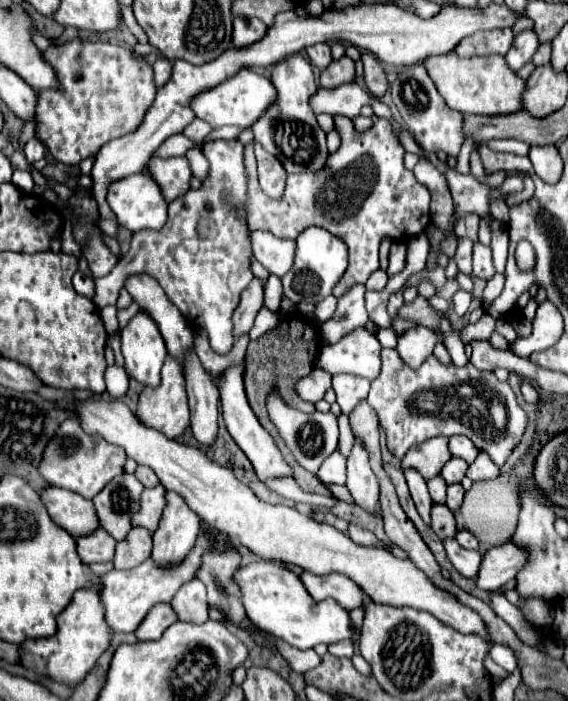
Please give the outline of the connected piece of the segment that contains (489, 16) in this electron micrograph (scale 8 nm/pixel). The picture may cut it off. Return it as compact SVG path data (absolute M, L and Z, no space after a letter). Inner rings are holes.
M361 3L361 7L345 7L345 11L325 11L321 17L311 17L307 13L297 13L297 11L283 11L277 13L277 19L273 23L273 27L267 29L265 39L243 47L243 49L235 49L229 47L227 51L223 51L223 55L219 55L219 59L213 59L205 65L191 65L185 63L181 59L173 61L173 73L171 79L157 89L157 97L153 101L153 105L147 109L143 123L129 135L123 135L119 139L113 139L109 143L105 143L97 157L95 157L95 165L91 171L93 177L93 195L99 203L99 209L107 209L107 185L111 181L129 177L137 171L143 171L151 159L151 153L171 135L181 133L193 119L193 109L191 103L193 99L201 93L207 91L219 83L223 83L225 79L233 77L237 71L247 69L247 67L267 67L267 65L275 65L281 59L295 55L299 51L303 51L305 47L313 45L313 43L321 43L321 41L335 41L335 39L343 39L359 49L365 49L369 53L373 53L377 59L391 63L391 65L401 65L401 67L409 67L413 63L421 63L423 59L431 57L431 55L441 55L441 53L449 53L453 51L453 47L467 35L475 33L477 29L501 29L501 27L511 27L515 23L515 13L511 13L511 9L507 9L505 5L495 5L491 3L485 9L463 9L463 7L443 7L435 17L431 19L421 19L409 11L403 11L395 5L367 5Z

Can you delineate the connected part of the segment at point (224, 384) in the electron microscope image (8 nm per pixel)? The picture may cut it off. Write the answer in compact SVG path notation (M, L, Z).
M237 363L229 369L225 369L225 375L221 375L219 379L219 391L221 391L221 409L223 409L223 419L225 419L225 427L231 433L231 437L235 439L235 443L243 449L243 453L249 457L249 461L253 463L257 477L261 481L265 481L267 477L283 477L283 475L291 475L289 465L283 461L281 453L277 451L273 437L259 425L257 417L253 415L247 395L245 395L245 385L241 375L245 373L245 363Z

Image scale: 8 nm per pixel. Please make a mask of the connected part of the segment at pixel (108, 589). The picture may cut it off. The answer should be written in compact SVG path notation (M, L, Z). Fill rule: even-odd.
M205 531L199 533L197 537L197 545L193 547L193 551L187 555L185 563L179 563L173 569L161 569L157 567L151 559L147 559L145 563L141 563L135 569L129 571L119 571L119 569L111 569L109 573L105 573L101 577L101 591L99 591L99 599L105 607L105 621L109 623L111 631L125 631L125 633L133 633L137 631L137 627L143 623L145 615L149 613L149 609L161 601L171 601L171 597L177 593L177 589L185 583L191 581L201 565L201 553L209 547L211 539Z

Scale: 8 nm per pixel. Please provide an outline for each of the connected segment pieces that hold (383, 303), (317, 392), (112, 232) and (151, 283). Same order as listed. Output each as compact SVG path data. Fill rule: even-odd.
M367 291L365 293L365 303L367 303L367 313L369 319L373 323L377 323L379 327L391 327L391 317L387 313L387 291L375 293L375 291Z
M313 369L311 375L307 375L305 379L301 379L297 383L297 393L305 401L317 403L319 399L323 399L323 395L329 387L331 387L331 375L323 369Z
M98 216L97 223L99 223L99 227L101 227L102 231L114 238L118 239L118 230L119 230L119 225L117 227L117 222L114 220L109 220L109 219L103 219L102 217Z
M133 275L127 279L125 289L159 325L169 355L183 363L185 351L193 347L193 333L189 329L189 321L181 315L181 311L177 311L177 307L173 307L173 303L169 303L157 279L151 275Z

